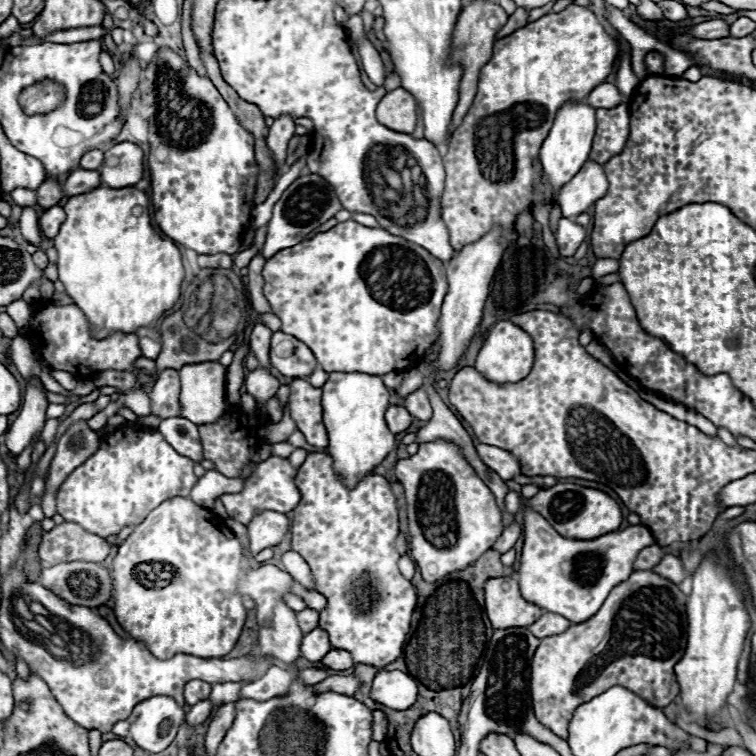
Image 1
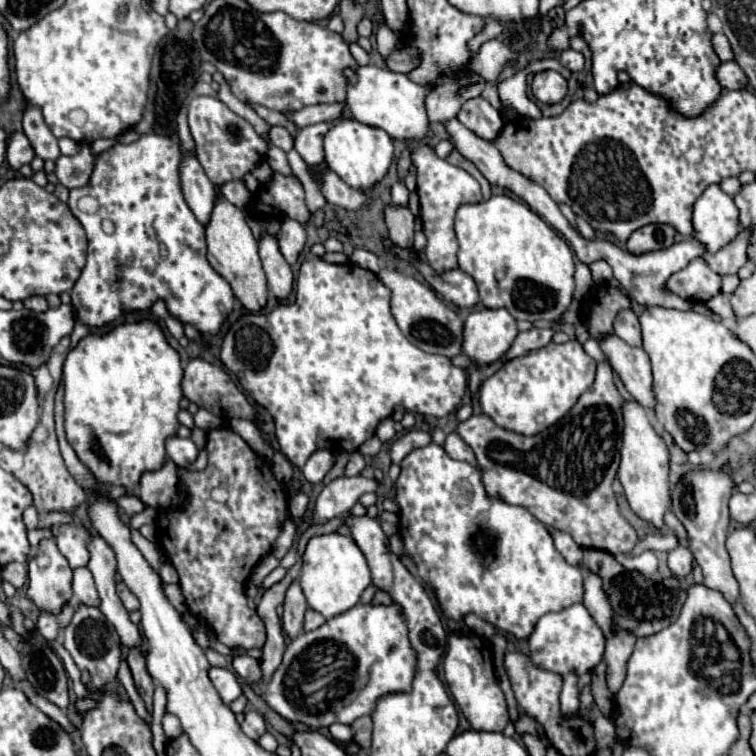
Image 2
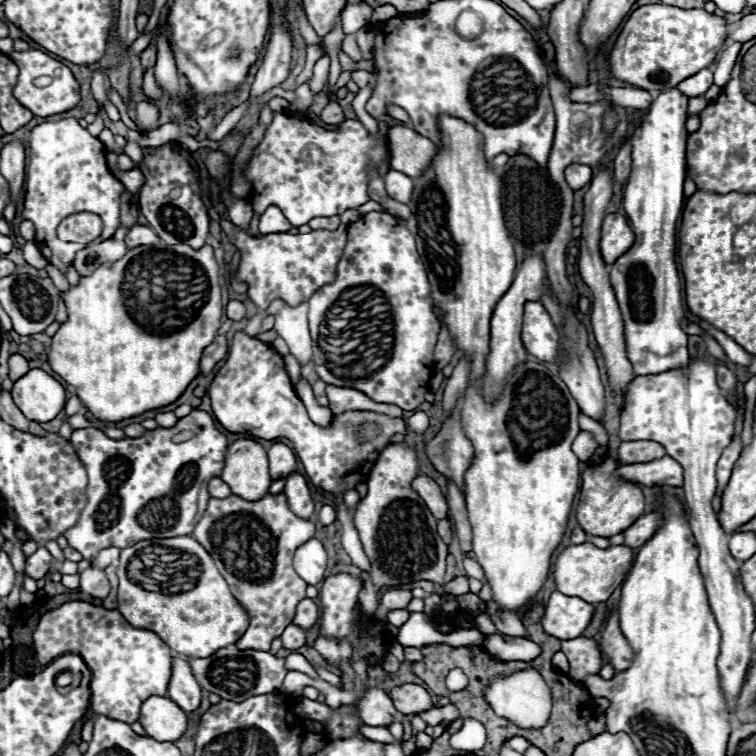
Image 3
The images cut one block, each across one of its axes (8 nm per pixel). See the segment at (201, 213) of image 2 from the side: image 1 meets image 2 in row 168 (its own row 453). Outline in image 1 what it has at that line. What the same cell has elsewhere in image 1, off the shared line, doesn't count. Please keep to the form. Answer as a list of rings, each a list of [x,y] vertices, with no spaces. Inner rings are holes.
[[[164,418],[160,422],[160,426],[158,426],[158,432],[162,432],[166,442],[176,452],[180,452],[182,456],[186,456],[186,458],[190,458],[194,462],[202,462],[204,460],[200,436],[198,436],[198,426],[192,424],[190,420]]]

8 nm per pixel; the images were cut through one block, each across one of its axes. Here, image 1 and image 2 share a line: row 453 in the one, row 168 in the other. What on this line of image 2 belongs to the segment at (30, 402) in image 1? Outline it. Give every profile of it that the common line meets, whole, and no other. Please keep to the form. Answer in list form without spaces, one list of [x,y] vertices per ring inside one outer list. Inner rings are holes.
[[[16,132],[12,134],[10,142],[8,142],[8,152],[6,152],[6,160],[10,164],[12,170],[20,170],[24,164],[30,164],[32,158],[34,158],[34,150],[32,150],[32,144],[30,140],[26,138],[24,132]]]

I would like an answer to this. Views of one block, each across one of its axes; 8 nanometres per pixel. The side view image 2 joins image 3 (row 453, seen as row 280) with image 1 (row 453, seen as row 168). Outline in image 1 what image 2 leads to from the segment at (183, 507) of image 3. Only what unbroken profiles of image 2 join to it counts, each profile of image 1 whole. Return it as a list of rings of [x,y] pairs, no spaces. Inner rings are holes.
[[[122,426],[112,434],[106,434],[100,440],[100,448],[82,464],[78,466],[60,486],[56,496],[58,514],[64,516],[66,522],[80,524],[86,532],[98,534],[98,536],[116,536],[126,526],[140,524],[148,512],[158,508],[164,500],[170,500],[172,496],[184,496],[188,498],[192,488],[196,486],[198,478],[194,476],[194,462],[186,456],[180,456],[156,430],[140,430],[136,426]]]

